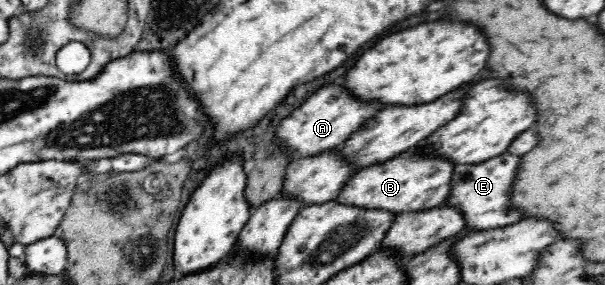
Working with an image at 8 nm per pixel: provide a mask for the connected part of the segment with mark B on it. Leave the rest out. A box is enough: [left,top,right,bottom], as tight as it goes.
[337,142,455,214]

